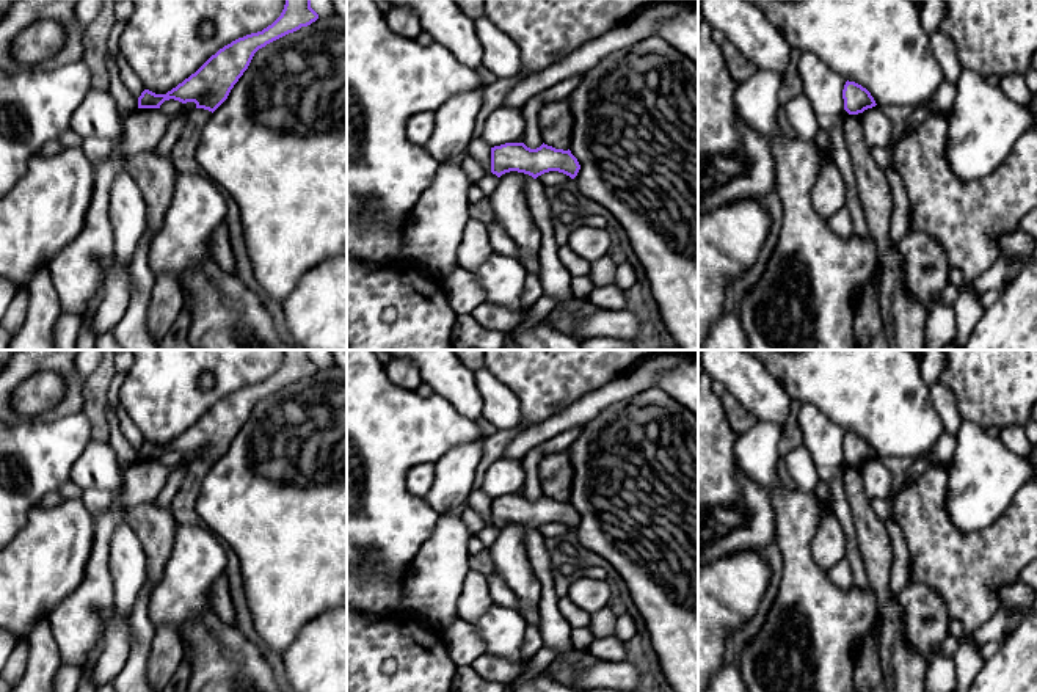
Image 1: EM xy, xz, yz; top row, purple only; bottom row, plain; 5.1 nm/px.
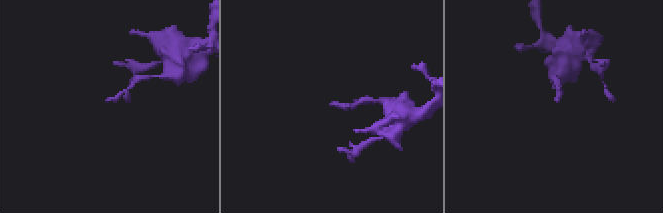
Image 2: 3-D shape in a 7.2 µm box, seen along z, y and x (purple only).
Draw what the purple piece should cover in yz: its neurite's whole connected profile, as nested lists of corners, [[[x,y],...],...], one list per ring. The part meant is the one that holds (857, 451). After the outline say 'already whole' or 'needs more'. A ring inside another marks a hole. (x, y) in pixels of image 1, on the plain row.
[[[846,433],[842,441],[844,461],[849,466],[863,464],[868,460],[875,458],[875,452],[871,444],[855,433]]] | already whole

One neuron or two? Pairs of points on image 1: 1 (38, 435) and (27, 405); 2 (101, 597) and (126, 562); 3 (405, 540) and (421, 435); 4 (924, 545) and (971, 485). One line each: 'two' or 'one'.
1: two
2: two
3: one
4: two

